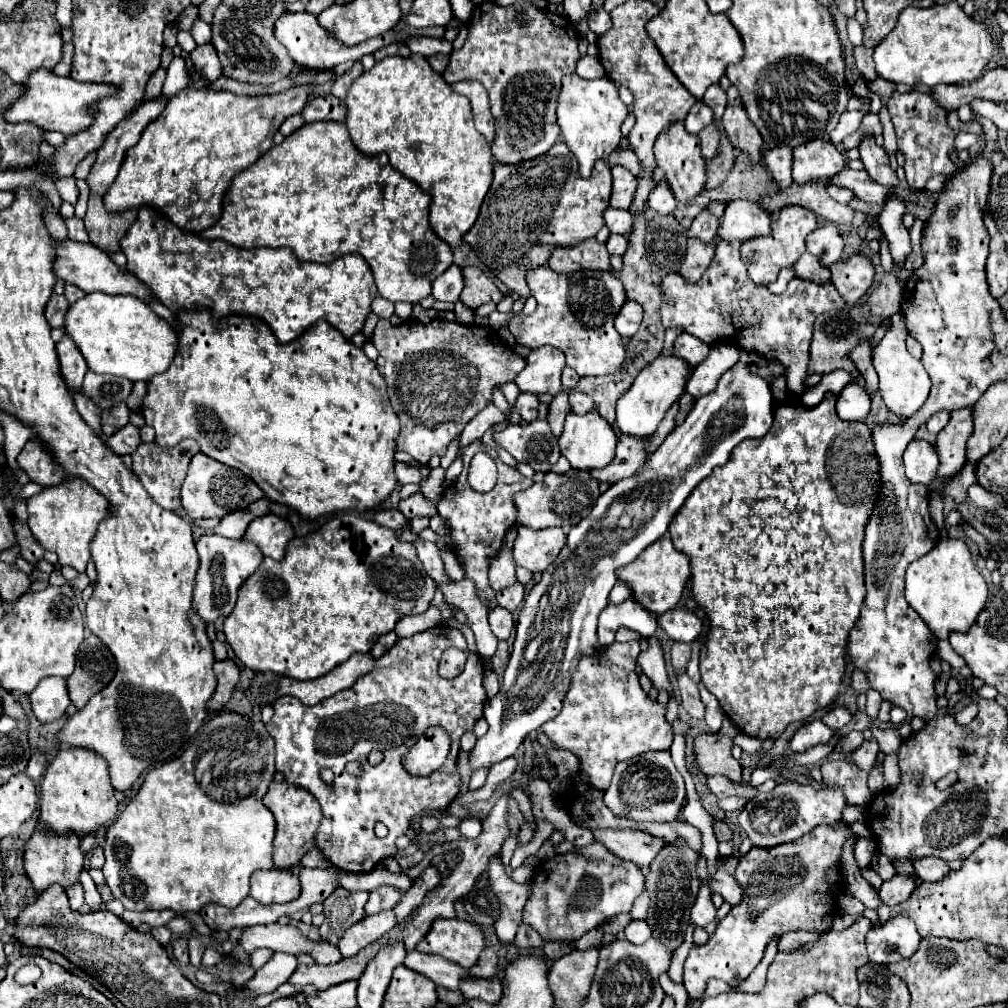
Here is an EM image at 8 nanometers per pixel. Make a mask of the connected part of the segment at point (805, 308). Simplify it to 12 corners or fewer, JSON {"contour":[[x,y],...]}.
{"contour":[[717,243],[699,281],[663,279],[665,327],[755,349],[803,393],[815,317],[845,305],[793,277],[769,293]]}

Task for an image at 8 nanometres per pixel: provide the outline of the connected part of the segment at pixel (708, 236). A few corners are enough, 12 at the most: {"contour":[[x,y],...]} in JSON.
{"contour":[[703,209],[687,229],[689,237],[713,241],[719,221]]}

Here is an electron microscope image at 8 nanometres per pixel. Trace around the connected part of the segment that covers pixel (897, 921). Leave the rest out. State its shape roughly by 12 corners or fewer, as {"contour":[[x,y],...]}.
{"contour":[[895,915],[867,933],[871,963],[887,965],[915,953],[921,935]]}

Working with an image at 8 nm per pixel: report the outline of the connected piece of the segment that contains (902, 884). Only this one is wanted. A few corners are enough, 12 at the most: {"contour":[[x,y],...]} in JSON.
{"contour":[[895,875],[879,889],[883,905],[909,899],[915,883],[907,875]]}

